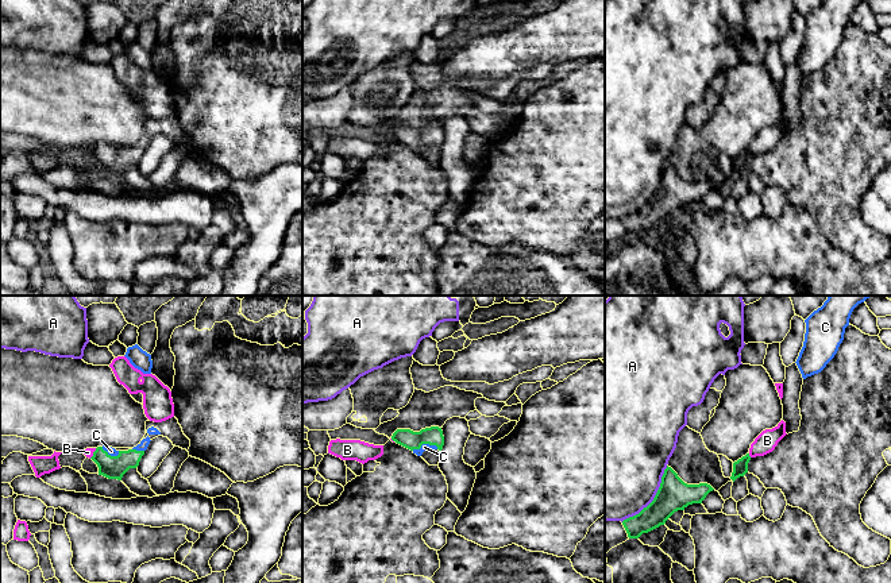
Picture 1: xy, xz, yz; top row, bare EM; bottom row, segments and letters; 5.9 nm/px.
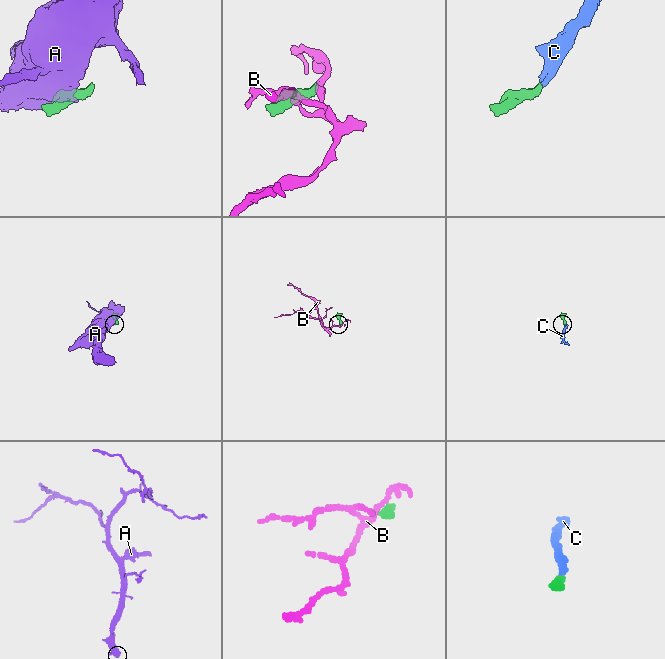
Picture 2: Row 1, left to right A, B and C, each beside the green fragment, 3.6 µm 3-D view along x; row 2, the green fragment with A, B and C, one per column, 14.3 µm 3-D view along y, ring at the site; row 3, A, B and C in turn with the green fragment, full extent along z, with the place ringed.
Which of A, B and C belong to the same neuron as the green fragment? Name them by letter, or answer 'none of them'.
C

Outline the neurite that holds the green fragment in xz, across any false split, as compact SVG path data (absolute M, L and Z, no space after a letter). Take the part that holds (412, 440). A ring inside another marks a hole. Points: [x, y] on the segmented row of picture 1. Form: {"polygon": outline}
{"polygon": "M431 426L421 429L420 432L413 432L410 429L397 429L392 440L397 444L410 449L417 456L421 456L424 451L428 449L443 449L444 436L439 426Z"}

